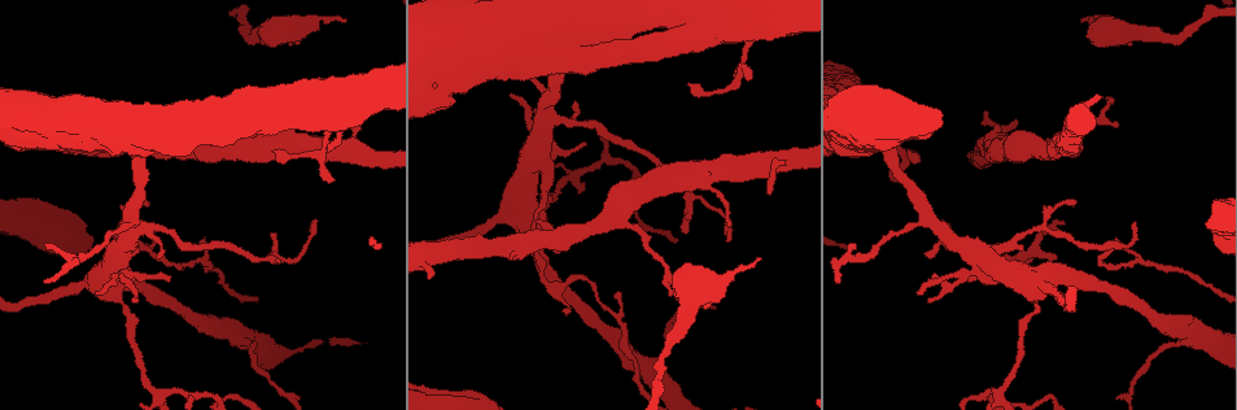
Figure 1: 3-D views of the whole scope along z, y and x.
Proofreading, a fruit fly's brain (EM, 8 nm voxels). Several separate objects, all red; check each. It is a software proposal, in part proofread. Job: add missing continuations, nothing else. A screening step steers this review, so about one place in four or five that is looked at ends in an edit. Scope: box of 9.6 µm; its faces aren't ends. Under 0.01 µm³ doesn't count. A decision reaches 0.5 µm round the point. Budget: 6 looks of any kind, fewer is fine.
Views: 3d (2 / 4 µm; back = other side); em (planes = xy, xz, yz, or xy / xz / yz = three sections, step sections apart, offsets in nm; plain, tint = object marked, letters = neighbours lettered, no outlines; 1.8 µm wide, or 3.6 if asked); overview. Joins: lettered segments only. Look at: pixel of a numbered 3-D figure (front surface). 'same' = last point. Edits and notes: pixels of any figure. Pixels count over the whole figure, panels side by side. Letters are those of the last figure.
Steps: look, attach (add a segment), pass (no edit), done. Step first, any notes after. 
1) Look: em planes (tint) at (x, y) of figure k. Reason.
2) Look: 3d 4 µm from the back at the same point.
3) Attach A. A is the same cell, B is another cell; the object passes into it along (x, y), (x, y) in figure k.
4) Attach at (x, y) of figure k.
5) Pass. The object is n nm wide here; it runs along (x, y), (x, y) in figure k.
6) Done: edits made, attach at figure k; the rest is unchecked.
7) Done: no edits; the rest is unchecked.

Look: em yz step 8 (letters) at (1047, 139) of figure 1. Tapers out.

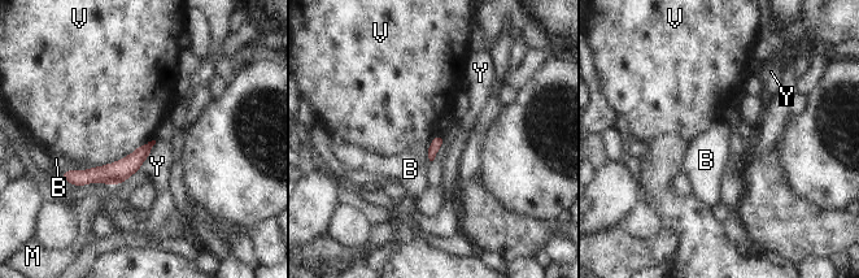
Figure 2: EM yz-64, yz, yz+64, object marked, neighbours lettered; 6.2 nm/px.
Look: em planes (letters) at the same point. Another direction.

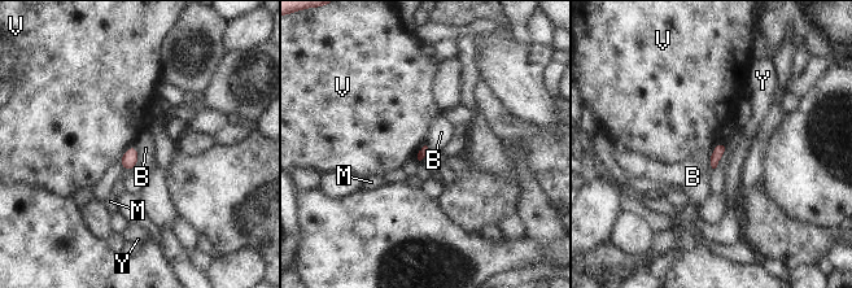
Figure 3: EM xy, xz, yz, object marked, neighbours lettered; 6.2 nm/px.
Pass. B, M, V and Y are other cells; a border runs along (713, 148), (711, 156), (712, 169) in figure 3; none of them fits.

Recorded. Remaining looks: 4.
Look: em xz step 16 (tint) at (782, 163) of figure 1. Thin end.

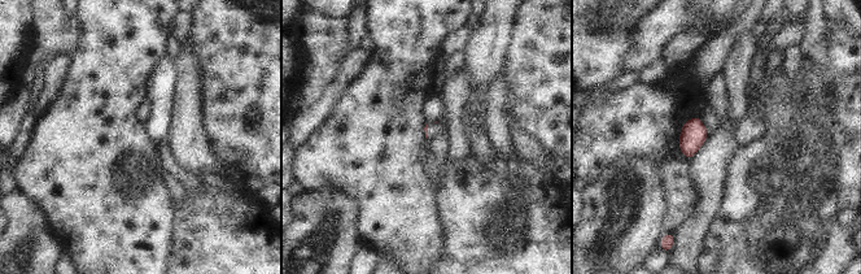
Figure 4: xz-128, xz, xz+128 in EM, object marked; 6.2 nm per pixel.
Look: em planes (letters) at the same point.

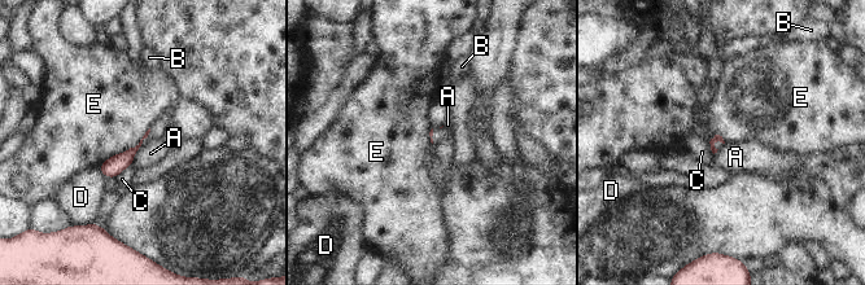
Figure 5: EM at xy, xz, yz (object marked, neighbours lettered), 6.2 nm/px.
Attach at (164, 122) of figure 5. B is the same cell, A, C, D and E are other cells; the object passes into it along (117, 163), (147, 136), (164, 122) in figure 5; it goes on there.

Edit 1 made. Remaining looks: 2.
Look: em xy step 16 (plain) at (167, 279) of figure 1. An open end.

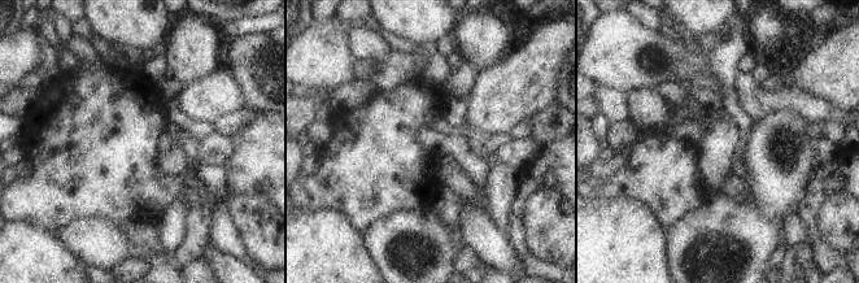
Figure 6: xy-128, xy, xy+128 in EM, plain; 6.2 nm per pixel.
Look: em xy step 16 (letters) at the same point. What lies round it.

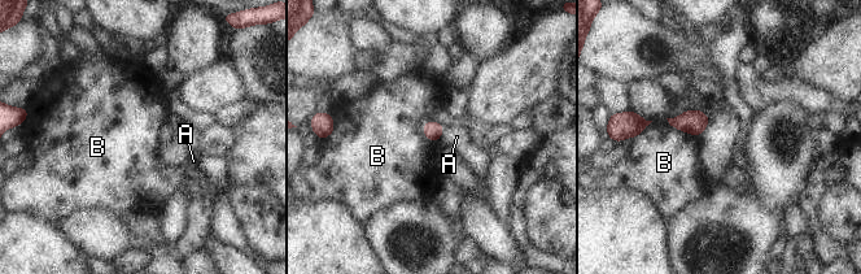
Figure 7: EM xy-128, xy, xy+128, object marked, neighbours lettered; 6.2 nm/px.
Attach at (457, 136) of figure 7. A is the same cell, B is another cell; the object passes into it along (433, 130), (441, 134), (457, 136) in figure 7; the cell continues.

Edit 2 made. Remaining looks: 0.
Done: edits made, attach at figure 5, attach at figure 7; the rest is unchecked.

